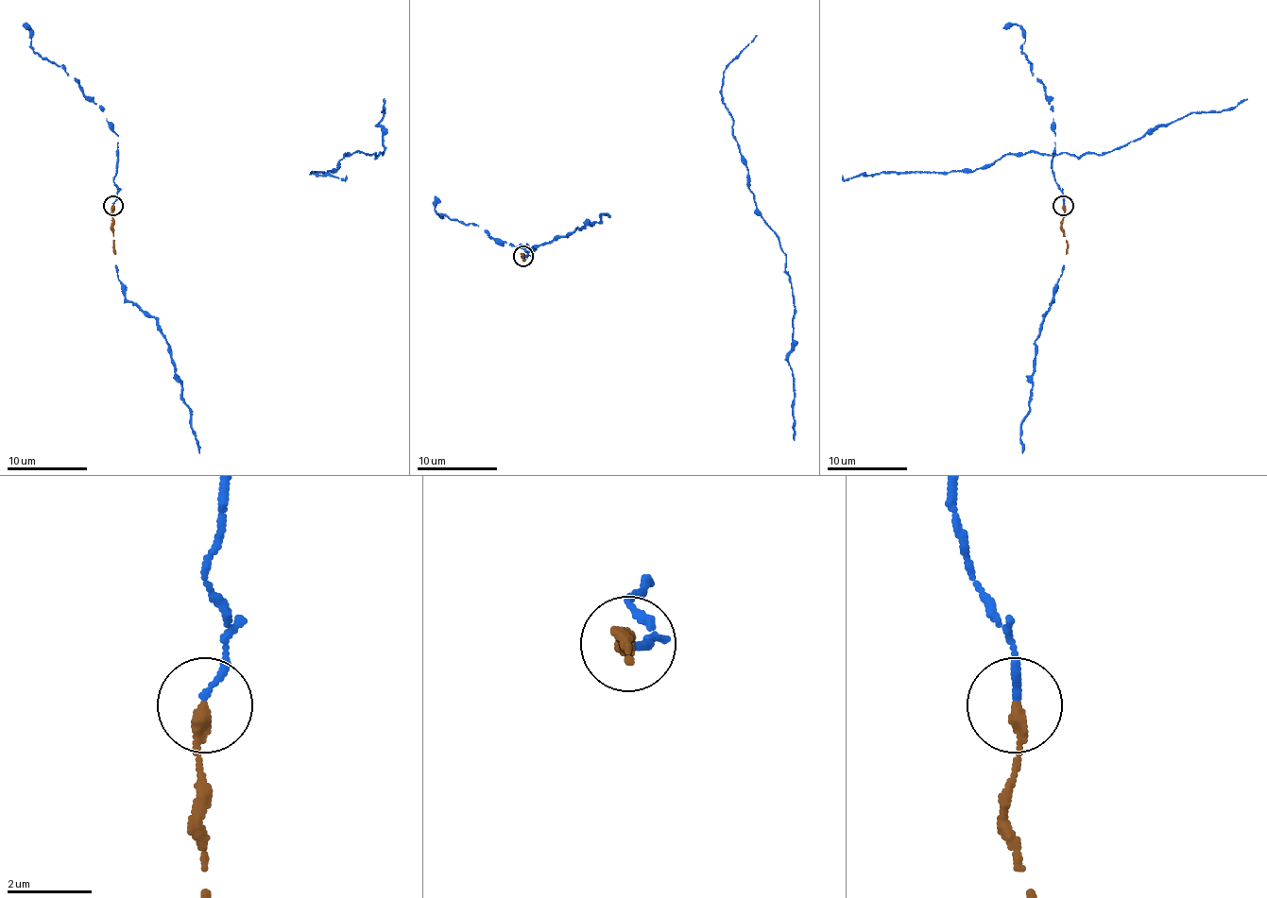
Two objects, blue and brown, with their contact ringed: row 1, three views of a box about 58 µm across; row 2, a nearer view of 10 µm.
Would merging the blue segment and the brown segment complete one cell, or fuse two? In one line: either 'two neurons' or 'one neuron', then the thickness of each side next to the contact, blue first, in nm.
one neuron; calibres 170 and 300 nm

